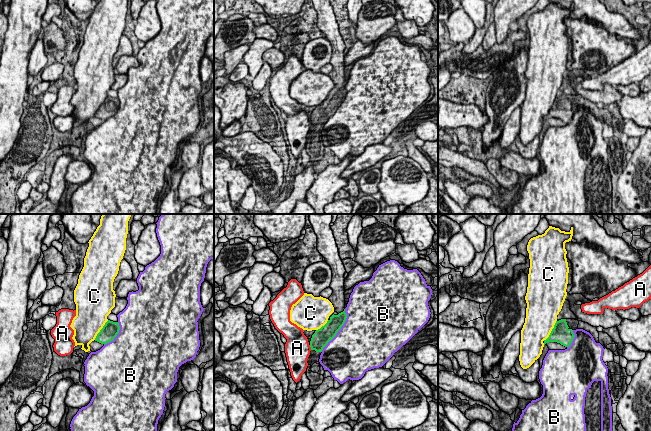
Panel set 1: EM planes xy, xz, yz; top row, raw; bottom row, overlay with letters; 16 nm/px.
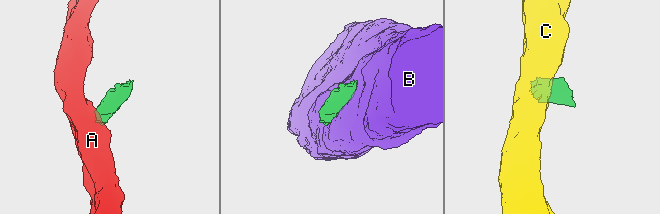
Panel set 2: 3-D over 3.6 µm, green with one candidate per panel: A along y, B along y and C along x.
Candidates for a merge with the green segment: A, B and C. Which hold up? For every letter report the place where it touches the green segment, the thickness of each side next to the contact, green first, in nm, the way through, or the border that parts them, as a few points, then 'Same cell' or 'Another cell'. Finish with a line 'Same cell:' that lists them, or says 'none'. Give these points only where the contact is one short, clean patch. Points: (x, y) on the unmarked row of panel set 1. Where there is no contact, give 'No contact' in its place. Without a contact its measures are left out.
A: Touches green at xz (310, 122). Thickness 280 nm (green) against 400 nm. Boundary: xz (309, 121), (311, 125). Another cell
B: Touches green at xz (339, 105). Thickness 260 nm (green) against 500 nm. Another cell
C: Touches green at yz (551, 107). Thickness 300 nm (green) against 480 nm. Another cell
Same cell: none

